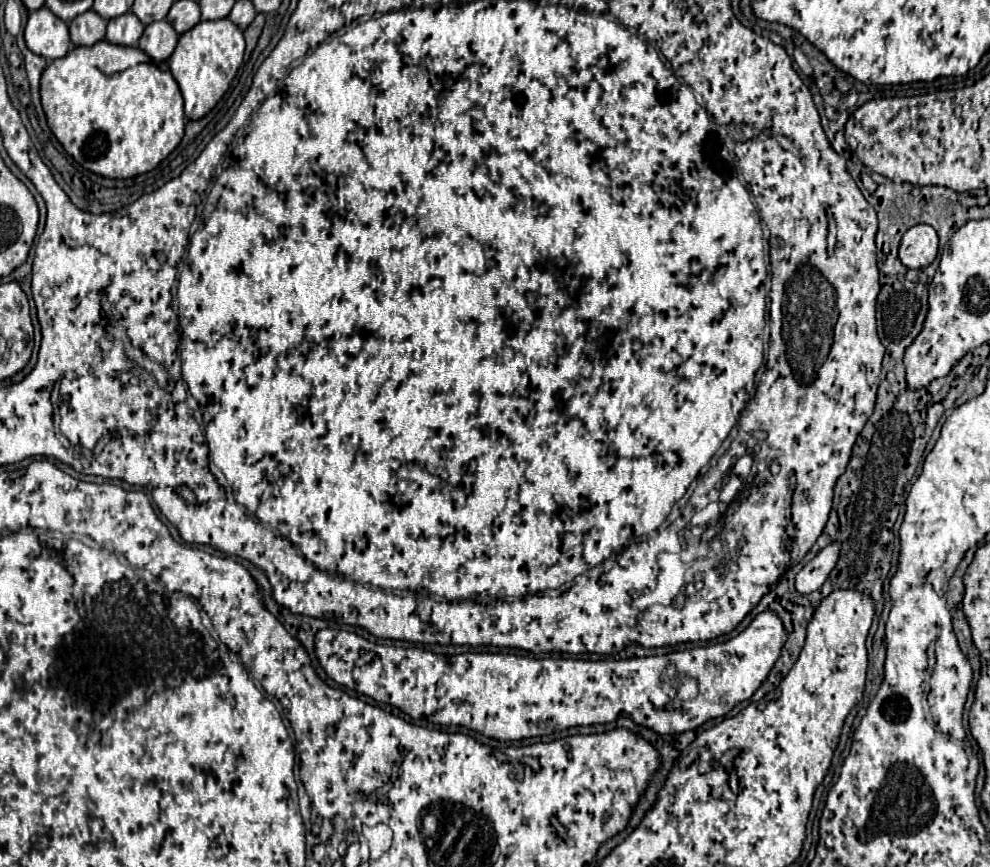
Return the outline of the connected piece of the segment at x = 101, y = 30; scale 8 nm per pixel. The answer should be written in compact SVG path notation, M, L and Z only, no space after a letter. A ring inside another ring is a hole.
M87 10L87 14L79 14L79 18L73 18L69 22L71 42L75 46L91 46L105 38L105 26L107 22L103 22L99 14L95 14L93 10Z

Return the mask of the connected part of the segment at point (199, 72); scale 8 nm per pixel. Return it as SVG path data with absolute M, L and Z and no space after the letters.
M201 20L191 30L179 36L179 42L169 58L169 68L173 78L177 80L183 100L185 100L185 116L189 120L203 118L227 92L231 80L235 78L245 52L243 32L229 20Z

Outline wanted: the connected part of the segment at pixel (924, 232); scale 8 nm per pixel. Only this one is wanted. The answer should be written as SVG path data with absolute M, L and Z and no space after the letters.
M917 224L909 228L899 246L899 260L907 268L921 270L929 266L937 256L937 232L927 224Z

